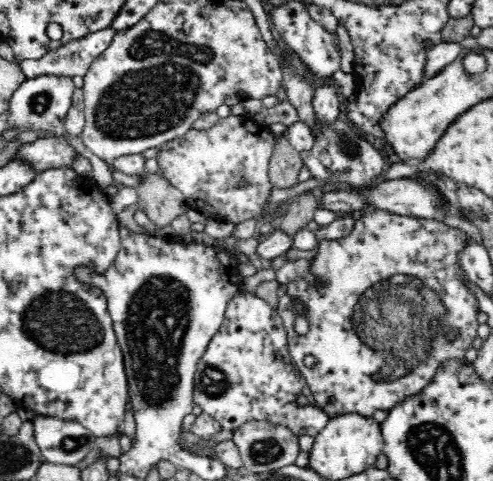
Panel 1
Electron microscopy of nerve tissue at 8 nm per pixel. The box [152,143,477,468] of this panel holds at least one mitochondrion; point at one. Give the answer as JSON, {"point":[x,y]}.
{"point":[399,319]}

